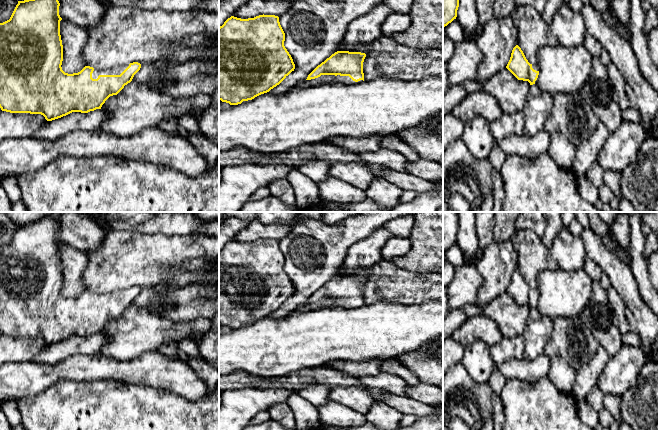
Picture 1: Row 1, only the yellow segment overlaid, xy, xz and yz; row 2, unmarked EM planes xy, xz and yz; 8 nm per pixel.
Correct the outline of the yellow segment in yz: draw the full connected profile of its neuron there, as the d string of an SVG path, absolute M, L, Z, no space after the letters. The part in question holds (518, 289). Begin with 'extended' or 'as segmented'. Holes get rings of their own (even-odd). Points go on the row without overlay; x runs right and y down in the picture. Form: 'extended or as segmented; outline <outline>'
extended; outline M518 269L513 272L510 284L506 292L518 304L528 305L530 309L537 308L539 289L530 288Z

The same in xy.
extended; outline M52 216L34 223L18 225L9 244L0 247L0 332L10 337L41 338L52 345L72 336L88 337L101 333L105 325L117 319L130 307L141 288L133 286L111 293L94 293L85 290L80 296L68 298L62 294L63 269L60 259L60 227Z

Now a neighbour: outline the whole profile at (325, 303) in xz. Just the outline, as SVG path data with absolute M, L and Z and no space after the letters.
M324 299L322 301L318 301L315 303L304 304L304 305L301 305L300 307L298 307L295 311L289 313L288 315L292 315L293 313L296 313L296 312L307 312L312 309L327 308L329 306L332 306L334 304L334 302L335 302L335 299Z

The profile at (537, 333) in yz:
M537 308L530 309L527 326L522 334L525 341L523 359L530 361L543 354L552 331L553 319L542 315Z

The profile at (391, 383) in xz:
M380 372L376 376L360 377L358 380L367 388L378 388L388 393L408 397L405 392L407 382L392 373Z

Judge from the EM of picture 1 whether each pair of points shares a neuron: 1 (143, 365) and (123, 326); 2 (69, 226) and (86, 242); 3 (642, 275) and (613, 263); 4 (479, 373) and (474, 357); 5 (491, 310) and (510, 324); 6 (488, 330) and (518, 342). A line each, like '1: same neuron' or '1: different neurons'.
1: different neurons
2: same neuron
3: different neurons
4: same neuron
5: same neuron
6: different neurons

